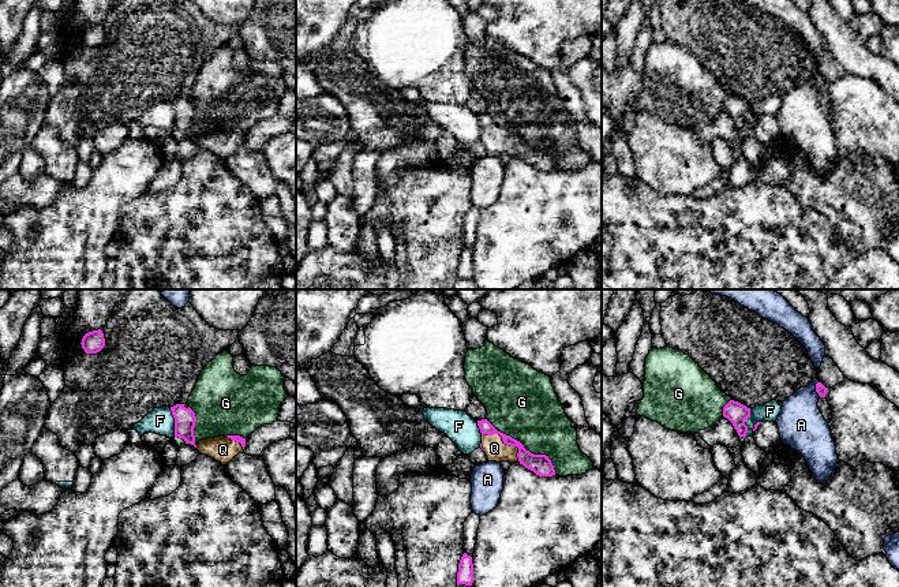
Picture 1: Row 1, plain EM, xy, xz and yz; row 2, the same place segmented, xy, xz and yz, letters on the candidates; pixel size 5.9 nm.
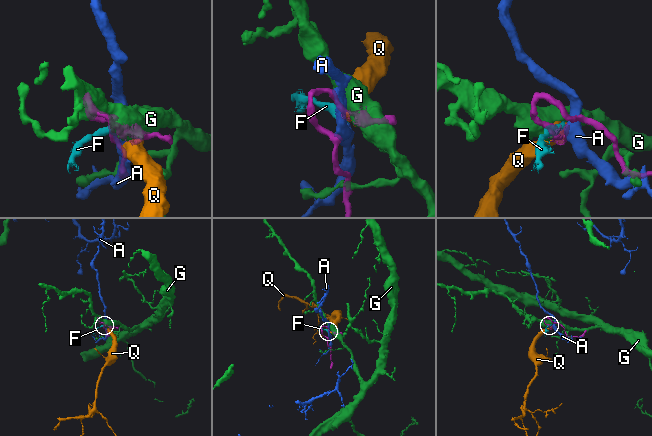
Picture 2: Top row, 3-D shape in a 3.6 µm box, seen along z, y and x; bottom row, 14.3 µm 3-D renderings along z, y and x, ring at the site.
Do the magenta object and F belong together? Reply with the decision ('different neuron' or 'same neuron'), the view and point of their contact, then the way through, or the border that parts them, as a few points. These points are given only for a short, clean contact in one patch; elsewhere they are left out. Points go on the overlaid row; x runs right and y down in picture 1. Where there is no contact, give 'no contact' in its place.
different neuron; contact yz (744, 423); border yz (750, 408), (750, 415), (745, 421), (746, 434), (744, 437)

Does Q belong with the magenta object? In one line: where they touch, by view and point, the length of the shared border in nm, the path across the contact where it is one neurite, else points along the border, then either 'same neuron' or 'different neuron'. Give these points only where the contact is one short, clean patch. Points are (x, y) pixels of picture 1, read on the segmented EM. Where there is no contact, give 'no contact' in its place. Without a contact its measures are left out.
xz (506, 444) | 280 nm | same neuron

